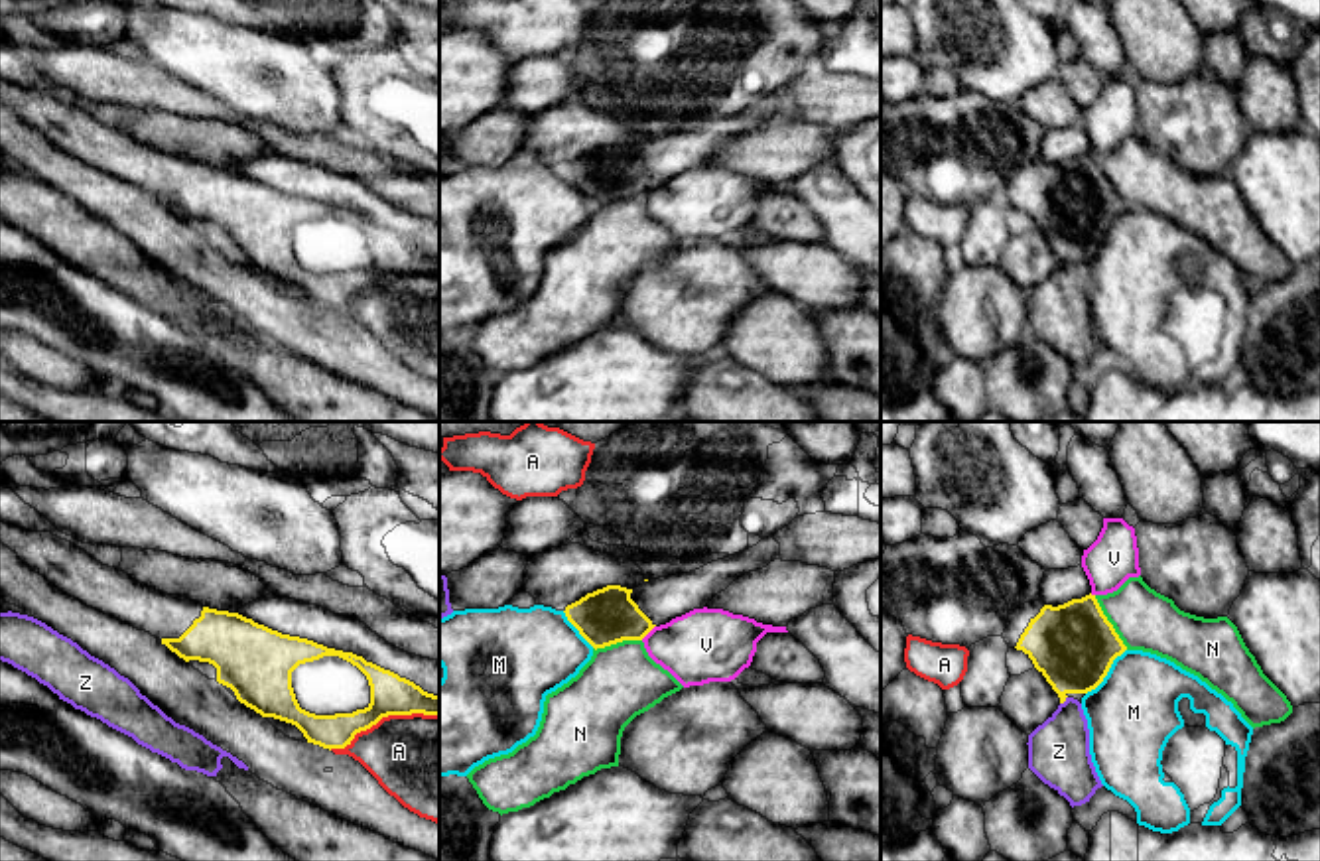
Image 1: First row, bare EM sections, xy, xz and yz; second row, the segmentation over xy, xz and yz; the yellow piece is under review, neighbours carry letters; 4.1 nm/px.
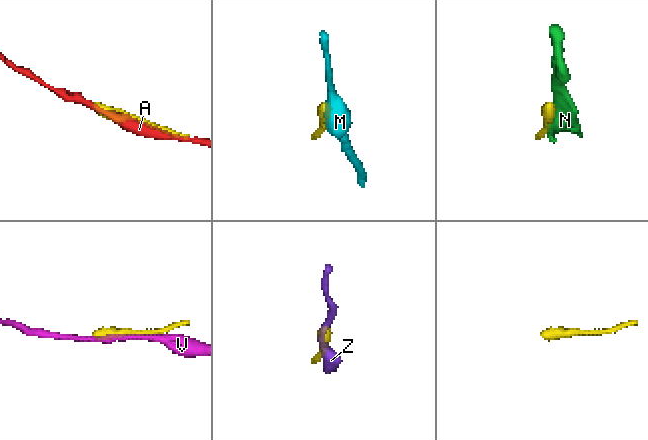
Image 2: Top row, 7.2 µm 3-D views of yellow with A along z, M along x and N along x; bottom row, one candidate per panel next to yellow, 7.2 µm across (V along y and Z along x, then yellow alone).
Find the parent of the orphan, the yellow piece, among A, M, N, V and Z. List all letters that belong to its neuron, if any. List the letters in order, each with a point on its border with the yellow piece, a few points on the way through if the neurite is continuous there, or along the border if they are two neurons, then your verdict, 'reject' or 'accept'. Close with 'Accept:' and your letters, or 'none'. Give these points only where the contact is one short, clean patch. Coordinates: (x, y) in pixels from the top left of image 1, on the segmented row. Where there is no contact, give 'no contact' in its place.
A: meets yellow in xy at (383, 716); reject
M: meets yellow in yz at (1108, 670); reject
N: meets yellow in yz at (1110, 623); reject
V: meets yellow in xz at (647, 633); reject
Z: meets yellow in yz at (1064, 700); reject
Accept: none

